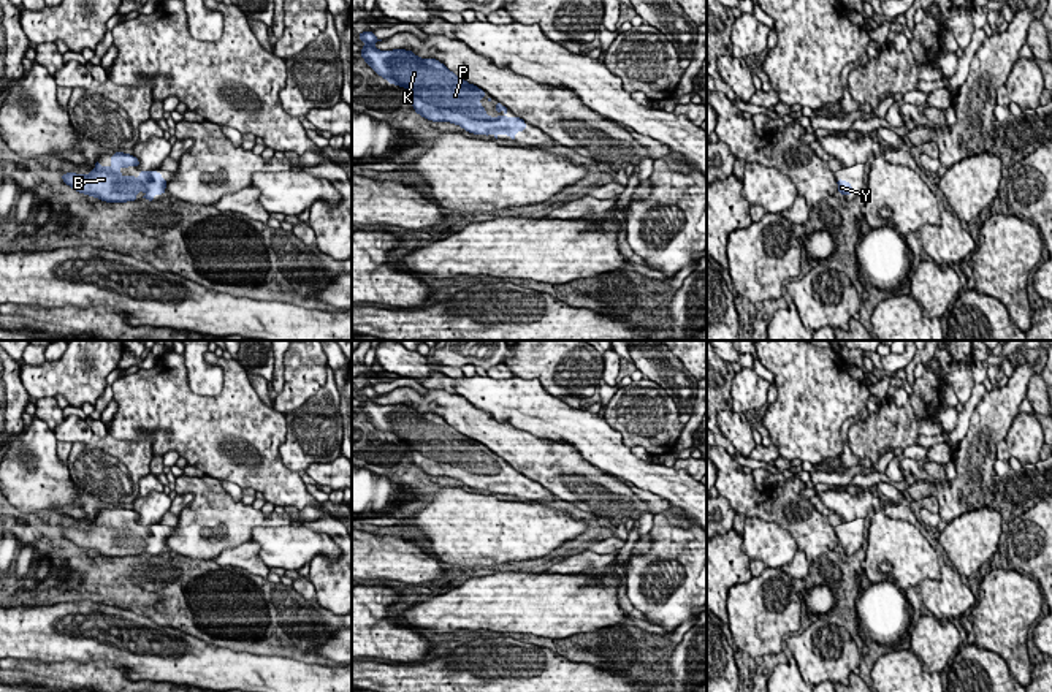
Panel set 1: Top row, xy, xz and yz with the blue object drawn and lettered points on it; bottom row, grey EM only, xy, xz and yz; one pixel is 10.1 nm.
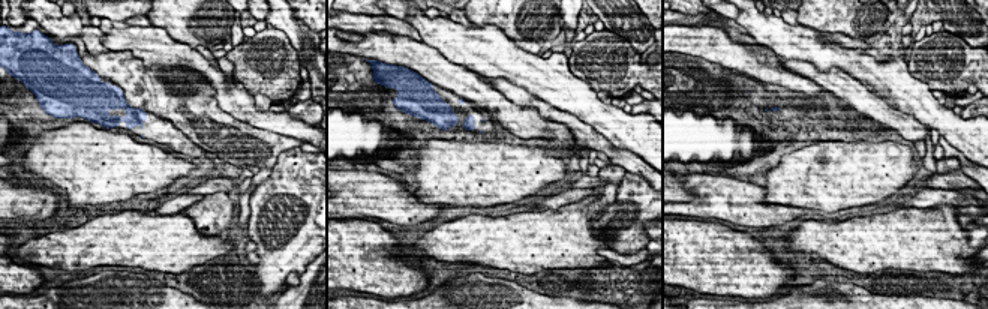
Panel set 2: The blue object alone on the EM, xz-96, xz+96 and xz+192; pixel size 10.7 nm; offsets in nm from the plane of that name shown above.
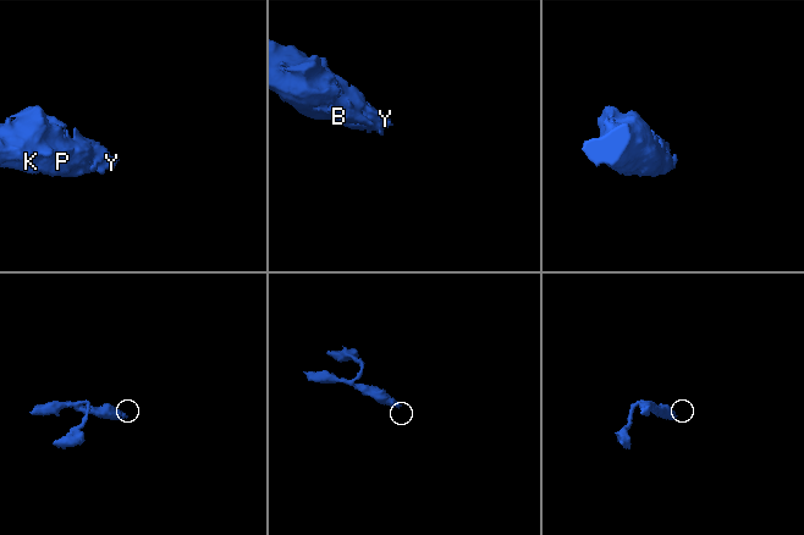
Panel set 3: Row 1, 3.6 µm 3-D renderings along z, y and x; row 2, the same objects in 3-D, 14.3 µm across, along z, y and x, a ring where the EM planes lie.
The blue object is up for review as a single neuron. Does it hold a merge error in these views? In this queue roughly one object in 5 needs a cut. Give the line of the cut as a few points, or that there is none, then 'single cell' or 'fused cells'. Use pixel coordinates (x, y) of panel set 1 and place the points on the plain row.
cut none; single cell

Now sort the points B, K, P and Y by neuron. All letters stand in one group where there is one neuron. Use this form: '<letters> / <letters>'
B K P Y

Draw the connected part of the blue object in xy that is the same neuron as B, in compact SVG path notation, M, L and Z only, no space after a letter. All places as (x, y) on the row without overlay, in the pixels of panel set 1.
M114 507L111 511L111 521L101 521L98 516L89 530L67 527L62 529L62 535L74 543L79 548L95 551L108 557L125 557L136 556L136 548L144 546L147 556L155 556L154 546L163 549L166 546L165 538L168 534L163 534L155 524L143 526L139 524L139 532L122 530L117 524L122 521L139 521L139 515L130 508Z

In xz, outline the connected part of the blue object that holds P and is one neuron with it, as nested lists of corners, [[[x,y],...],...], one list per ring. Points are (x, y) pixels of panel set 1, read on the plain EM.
[[[363,386],[358,390],[360,396],[366,399],[361,401],[360,407],[364,416],[390,439],[401,440],[414,447],[409,453],[417,469],[423,470],[433,477],[452,477],[463,481],[469,488],[494,491],[502,488],[510,491],[510,496],[516,496],[515,488],[523,488],[526,485],[526,477],[515,472],[490,472],[485,467],[485,462],[478,458],[480,453],[485,453],[486,447],[480,445],[477,440],[472,440],[452,428],[444,418],[436,413],[420,413],[412,405],[394,404],[394,405],[379,405],[374,399],[379,394],[372,386]]]

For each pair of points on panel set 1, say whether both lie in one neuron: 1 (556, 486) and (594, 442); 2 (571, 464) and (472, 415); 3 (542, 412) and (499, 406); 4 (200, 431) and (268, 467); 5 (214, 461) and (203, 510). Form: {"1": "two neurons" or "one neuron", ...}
{"1": "two neurons", "2": "one neuron", "3": "one neuron", "4": "one neuron", "5": "two neurons"}

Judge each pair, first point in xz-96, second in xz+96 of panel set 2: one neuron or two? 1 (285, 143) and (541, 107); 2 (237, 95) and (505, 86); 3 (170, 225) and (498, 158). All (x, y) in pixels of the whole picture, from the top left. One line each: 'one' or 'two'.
1: two
2: two
3: two

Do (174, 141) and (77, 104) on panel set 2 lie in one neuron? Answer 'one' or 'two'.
one

